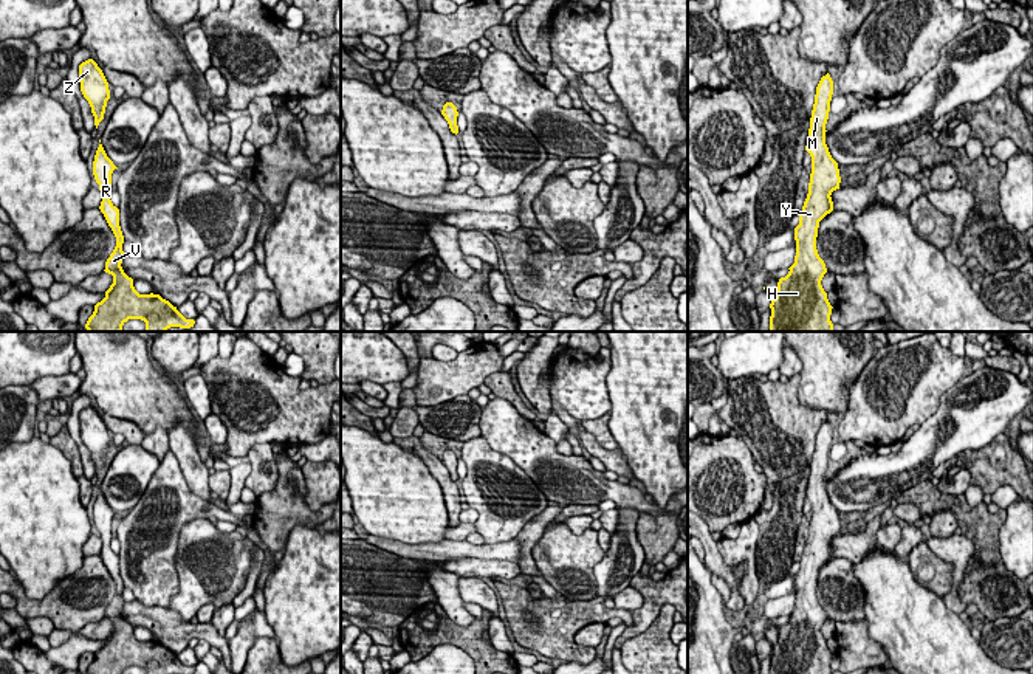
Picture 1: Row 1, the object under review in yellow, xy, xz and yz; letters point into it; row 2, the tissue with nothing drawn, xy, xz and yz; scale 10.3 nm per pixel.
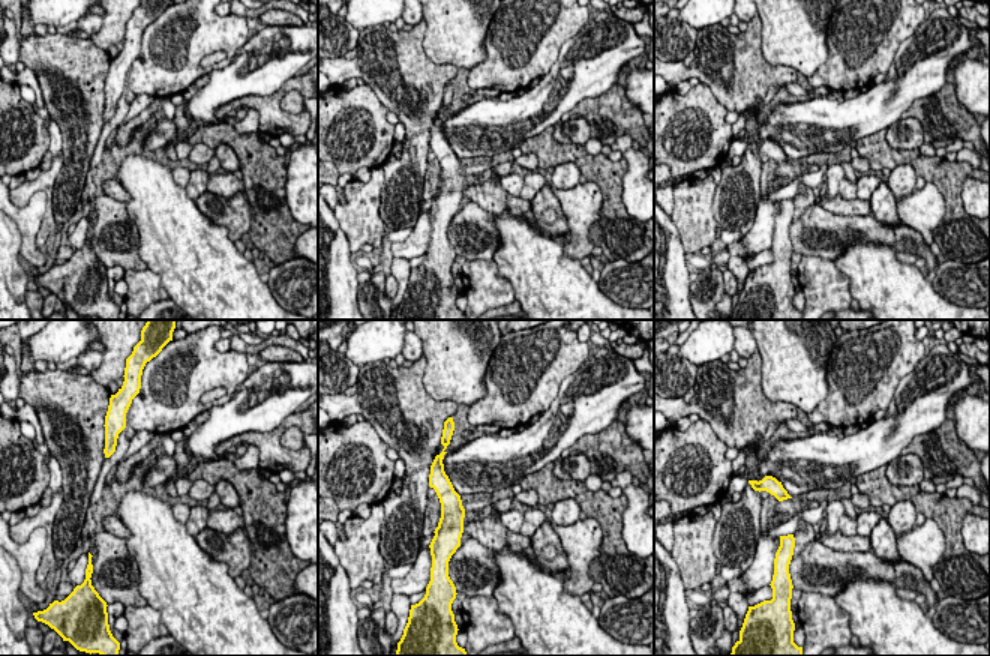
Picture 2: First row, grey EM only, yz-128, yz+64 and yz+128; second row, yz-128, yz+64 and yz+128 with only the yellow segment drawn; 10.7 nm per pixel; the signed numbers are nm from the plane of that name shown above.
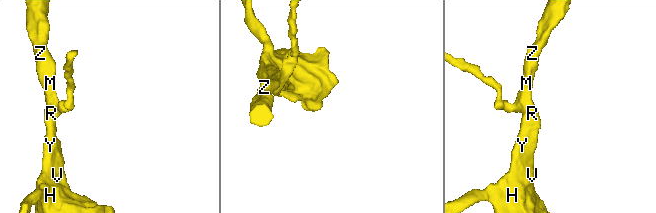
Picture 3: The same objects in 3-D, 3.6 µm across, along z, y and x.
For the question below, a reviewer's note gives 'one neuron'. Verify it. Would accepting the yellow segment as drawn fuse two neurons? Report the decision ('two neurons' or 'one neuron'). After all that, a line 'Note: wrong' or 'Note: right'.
one neuron
Note: right

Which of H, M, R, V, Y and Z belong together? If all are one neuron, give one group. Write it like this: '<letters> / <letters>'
H M R V Y Z

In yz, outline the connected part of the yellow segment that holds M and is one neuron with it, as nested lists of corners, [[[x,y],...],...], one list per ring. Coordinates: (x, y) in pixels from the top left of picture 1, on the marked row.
[[[830,74],[821,77],[810,118],[805,150],[812,156],[808,194],[794,228],[796,256],[771,299],[770,332],[835,332],[832,305],[821,280],[827,273],[816,249],[819,222],[833,211],[832,192],[839,189],[838,163],[825,144],[825,124],[833,95]]]

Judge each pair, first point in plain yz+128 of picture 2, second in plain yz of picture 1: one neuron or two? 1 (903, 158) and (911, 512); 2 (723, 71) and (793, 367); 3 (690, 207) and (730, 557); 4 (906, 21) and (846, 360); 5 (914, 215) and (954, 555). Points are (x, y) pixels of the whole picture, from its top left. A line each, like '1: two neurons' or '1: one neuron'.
1: two neurons
2: two neurons
3: one neuron
4: two neurons
5: one neuron

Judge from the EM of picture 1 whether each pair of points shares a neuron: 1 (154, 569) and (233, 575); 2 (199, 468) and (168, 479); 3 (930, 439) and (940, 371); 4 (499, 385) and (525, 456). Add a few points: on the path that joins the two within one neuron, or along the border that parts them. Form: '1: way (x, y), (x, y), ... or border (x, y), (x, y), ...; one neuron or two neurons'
1: border (180, 535), (175, 555), (178, 591), (168, 606); two neurons
2: border (169, 450), (188, 487), (206, 501); two neurons
3: border (956, 385), (942, 395), (939, 408), (920, 425); two neurons
4: border (496, 395), (507, 400), (531, 422); two neurons

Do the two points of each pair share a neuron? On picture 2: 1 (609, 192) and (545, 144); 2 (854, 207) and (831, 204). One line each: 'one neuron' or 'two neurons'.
1: one neuron
2: one neuron

